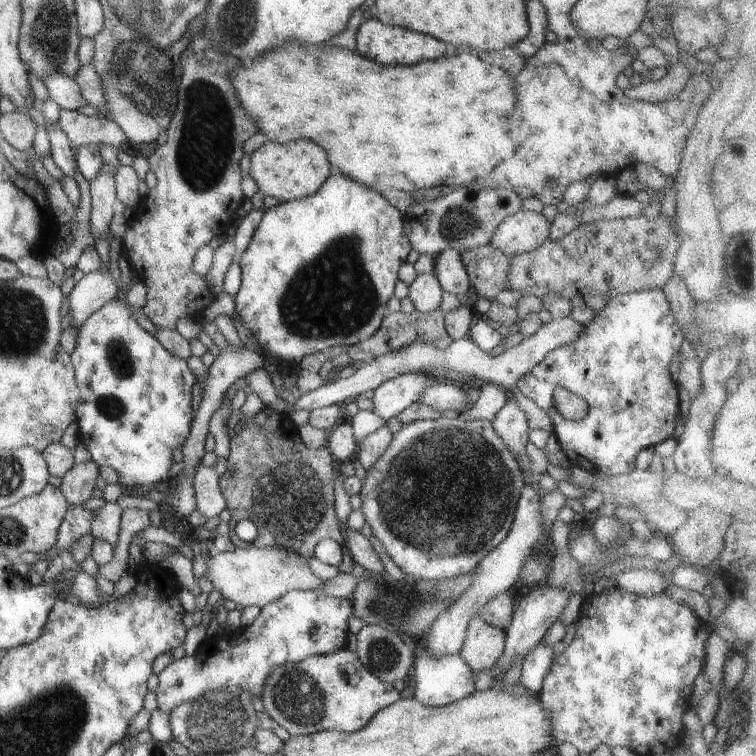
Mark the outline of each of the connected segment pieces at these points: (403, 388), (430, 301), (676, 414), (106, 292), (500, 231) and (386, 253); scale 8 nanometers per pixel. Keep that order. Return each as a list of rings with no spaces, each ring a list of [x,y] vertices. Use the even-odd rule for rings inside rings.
[[[427,371],[404,373],[391,378],[375,388],[371,398],[373,411],[386,421],[394,418],[412,403],[417,403],[428,388],[440,382]]]
[[[434,272],[418,275],[409,285],[408,296],[411,298],[416,311],[423,313],[438,309],[442,294],[440,281]]]
[[[663,289],[619,294],[607,301],[608,304],[596,311],[593,320],[584,326],[582,334],[576,340],[552,350],[530,374],[520,378],[517,388],[524,396],[534,400],[551,418],[561,452],[573,466],[588,472],[621,475],[635,469],[634,461],[640,450],[656,446],[674,436],[680,417],[680,401],[677,383],[670,375],[670,362],[680,352],[685,336],[683,330],[678,328]],[[558,385],[586,400],[589,406],[586,418],[566,420],[555,409],[553,392]]]
[[[109,268],[85,274],[68,296],[70,326],[79,329],[89,316],[118,296],[118,282]]]
[[[520,209],[504,218],[496,226],[490,244],[500,249],[507,257],[534,252],[550,236],[553,223],[544,213]]]
[[[336,172],[314,194],[264,209],[248,248],[239,256],[241,285],[233,297],[240,319],[280,364],[296,362],[299,366],[306,354],[335,345],[347,348],[370,338],[382,324],[398,270],[413,246],[404,231],[404,214],[380,193]]]

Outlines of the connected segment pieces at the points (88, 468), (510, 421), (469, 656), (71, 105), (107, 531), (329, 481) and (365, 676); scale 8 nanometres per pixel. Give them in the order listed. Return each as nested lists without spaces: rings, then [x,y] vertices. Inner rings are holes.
[[[94,461],[75,464],[62,477],[59,486],[70,504],[84,504],[95,489],[99,466]]]
[[[513,396],[509,397],[504,408],[498,412],[493,425],[506,446],[514,452],[514,458],[518,458],[518,464],[524,470],[524,484],[532,484],[532,465],[526,454],[526,444],[529,441],[528,418]]]
[[[474,615],[468,623],[466,638],[459,655],[472,667],[474,673],[479,673],[492,668],[504,649],[505,631]]]
[[[48,74],[46,80],[43,80],[48,88],[50,99],[57,102],[61,108],[77,111],[86,105],[82,98],[80,86],[76,84],[73,78],[68,78],[66,74]]]
[[[106,501],[102,507],[92,512],[94,518],[92,518],[91,532],[95,538],[109,542],[113,547],[119,546],[120,522],[124,509],[116,501]]]
[[[264,406],[260,412],[250,416],[239,430],[233,430],[229,438],[226,465],[228,470],[220,476],[219,486],[226,498],[226,508],[231,512],[229,526],[234,530],[240,520],[252,520],[257,526],[257,537],[253,541],[242,541],[234,531],[231,532],[230,538],[237,548],[282,546],[289,552],[293,551],[310,559],[314,557],[315,546],[320,540],[332,539],[343,550],[344,558],[338,566],[339,572],[350,574],[356,569],[355,560],[347,547],[344,526],[340,524],[334,510],[334,480],[338,472],[338,463],[327,445],[317,449],[308,448],[300,438],[299,427],[290,419],[287,412]]]
[[[345,647],[334,654],[316,654],[294,665],[276,666],[264,680],[261,699],[271,718],[291,736],[302,736],[328,729],[346,733],[360,730],[376,711],[400,699],[400,692],[376,678],[358,655]]]

